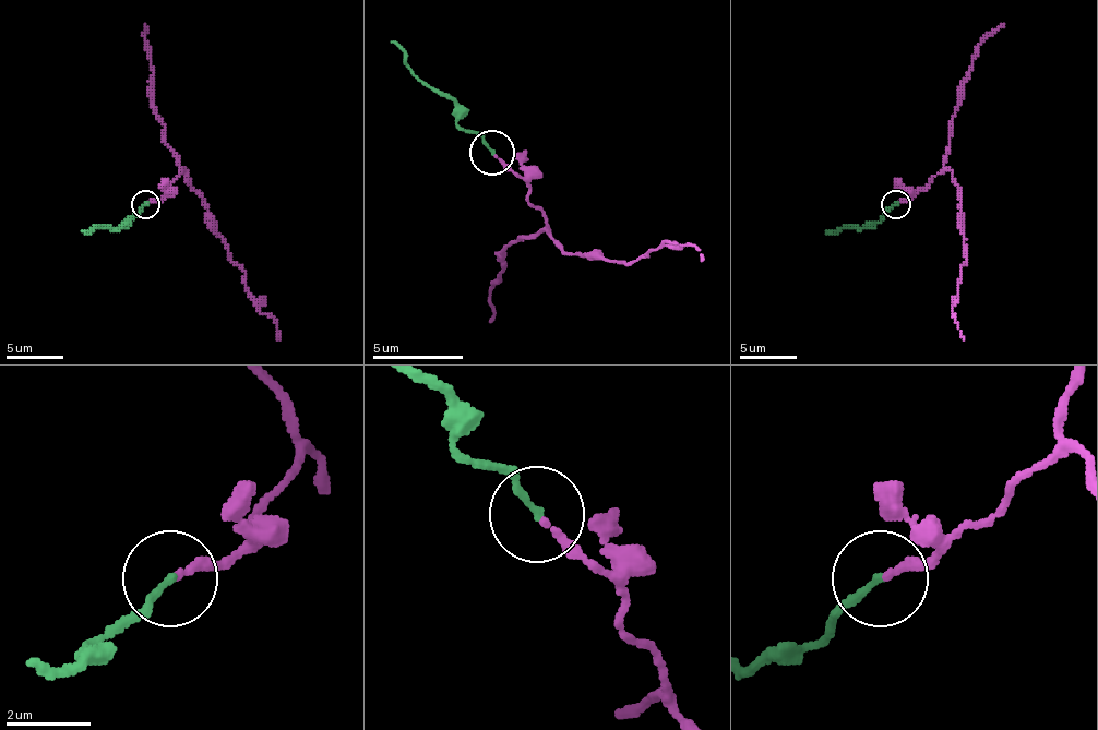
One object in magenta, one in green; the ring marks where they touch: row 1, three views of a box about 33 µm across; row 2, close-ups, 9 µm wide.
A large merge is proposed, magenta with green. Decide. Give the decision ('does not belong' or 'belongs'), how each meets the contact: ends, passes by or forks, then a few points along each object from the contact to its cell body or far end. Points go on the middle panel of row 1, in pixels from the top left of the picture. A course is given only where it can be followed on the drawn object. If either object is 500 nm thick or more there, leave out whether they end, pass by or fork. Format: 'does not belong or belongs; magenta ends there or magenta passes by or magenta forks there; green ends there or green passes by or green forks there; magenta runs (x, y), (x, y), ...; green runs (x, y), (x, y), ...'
belongs; magenta ends there; green ends there; magenta runs (496, 156), (527, 183), (527, 201), (555, 241), (631, 264), (663, 241), (694, 247), (703, 260); green runs (491, 152), (460, 124), (450, 102), (414, 74), (392, 43)

